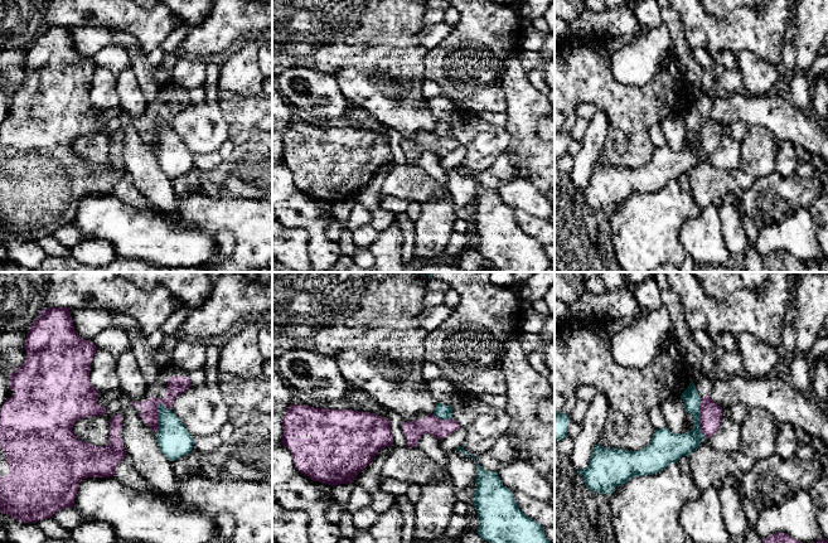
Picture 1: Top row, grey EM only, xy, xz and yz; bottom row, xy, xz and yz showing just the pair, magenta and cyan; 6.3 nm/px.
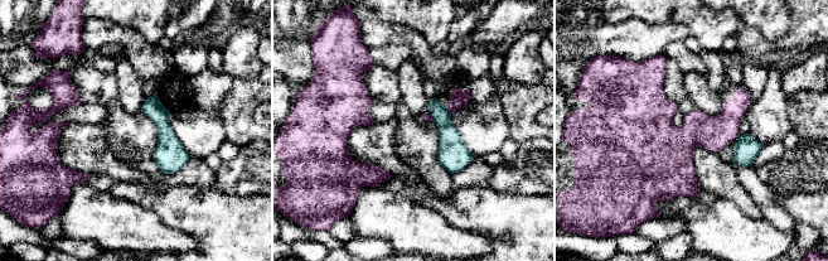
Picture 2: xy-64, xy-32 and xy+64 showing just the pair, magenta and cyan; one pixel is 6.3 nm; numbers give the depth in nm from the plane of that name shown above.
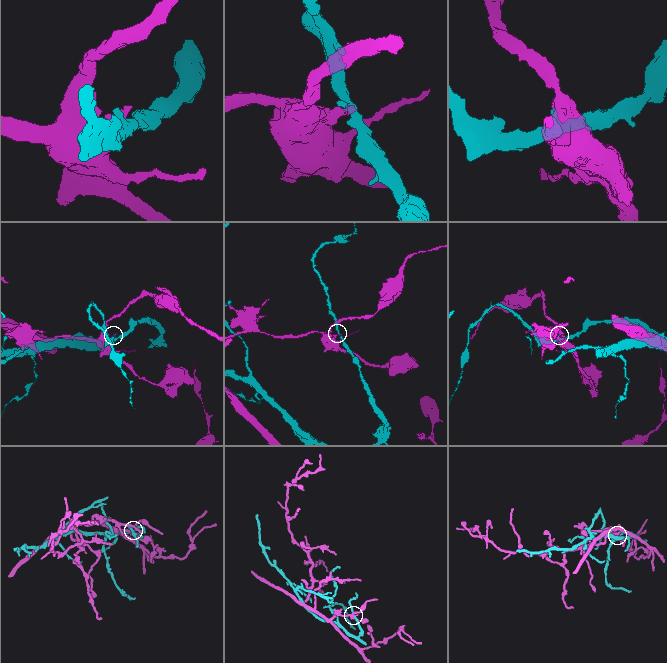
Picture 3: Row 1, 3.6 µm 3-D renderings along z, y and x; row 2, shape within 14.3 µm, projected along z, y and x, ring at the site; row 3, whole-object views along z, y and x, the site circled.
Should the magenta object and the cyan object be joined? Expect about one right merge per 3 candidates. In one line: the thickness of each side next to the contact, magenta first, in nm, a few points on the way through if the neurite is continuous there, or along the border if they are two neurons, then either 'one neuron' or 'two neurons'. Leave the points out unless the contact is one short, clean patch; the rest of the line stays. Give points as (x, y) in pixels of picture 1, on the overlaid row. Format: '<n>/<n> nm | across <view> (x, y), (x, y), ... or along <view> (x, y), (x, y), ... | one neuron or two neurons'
120/200 nm | along xy (160, 402), (158, 405), (158, 430), (155, 432) | two neurons

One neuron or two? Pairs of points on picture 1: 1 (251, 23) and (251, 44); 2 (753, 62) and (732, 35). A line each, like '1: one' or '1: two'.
1: two
2: two

